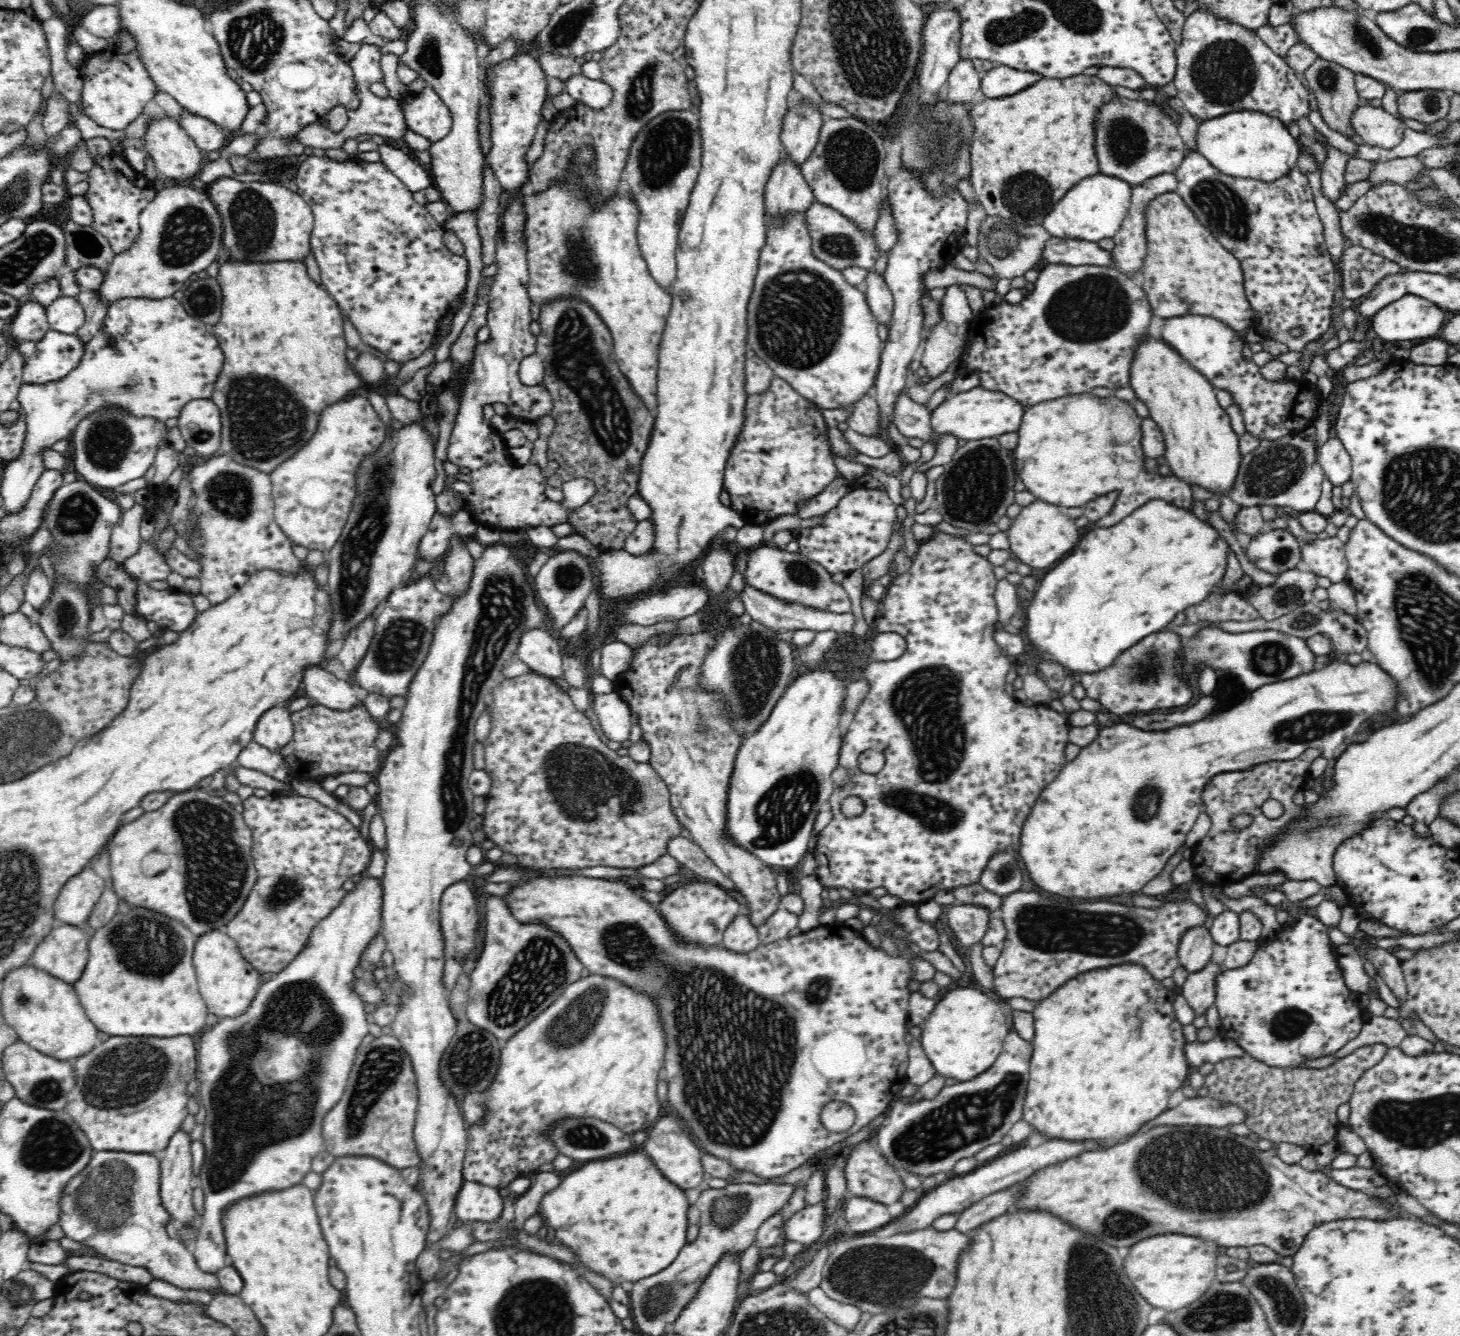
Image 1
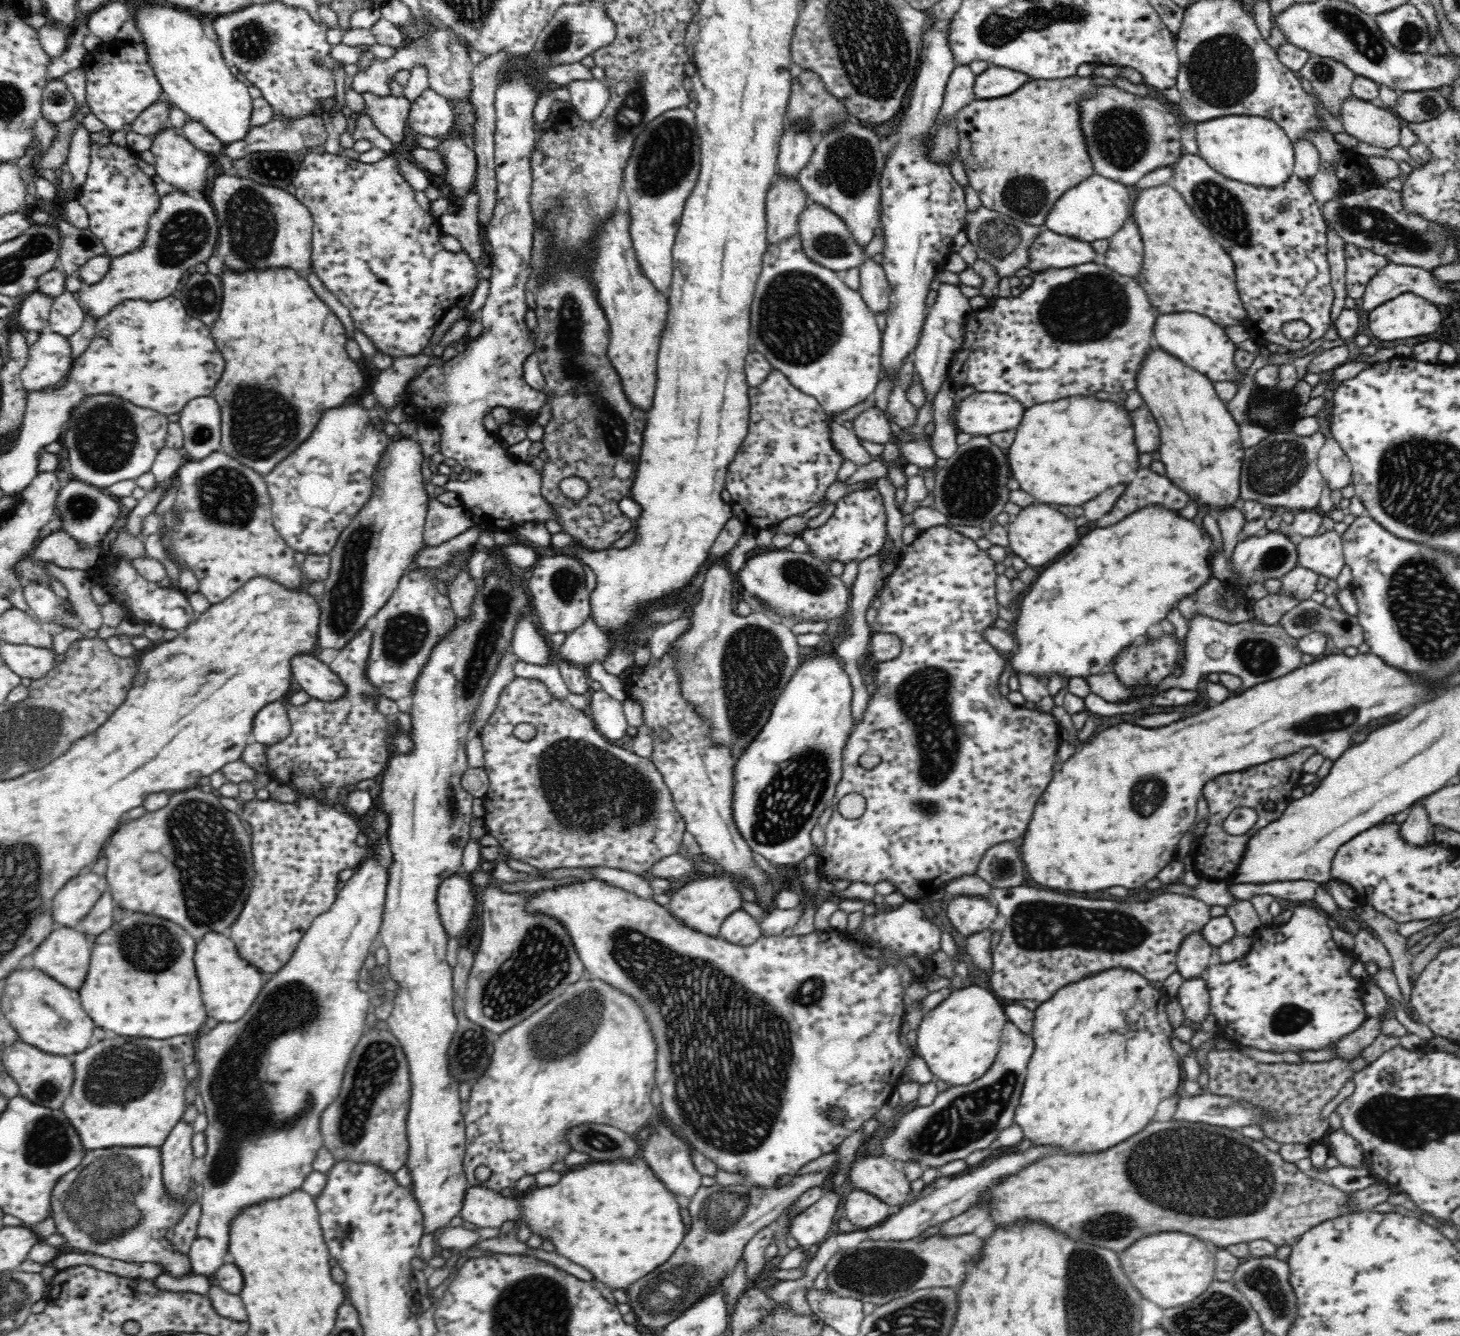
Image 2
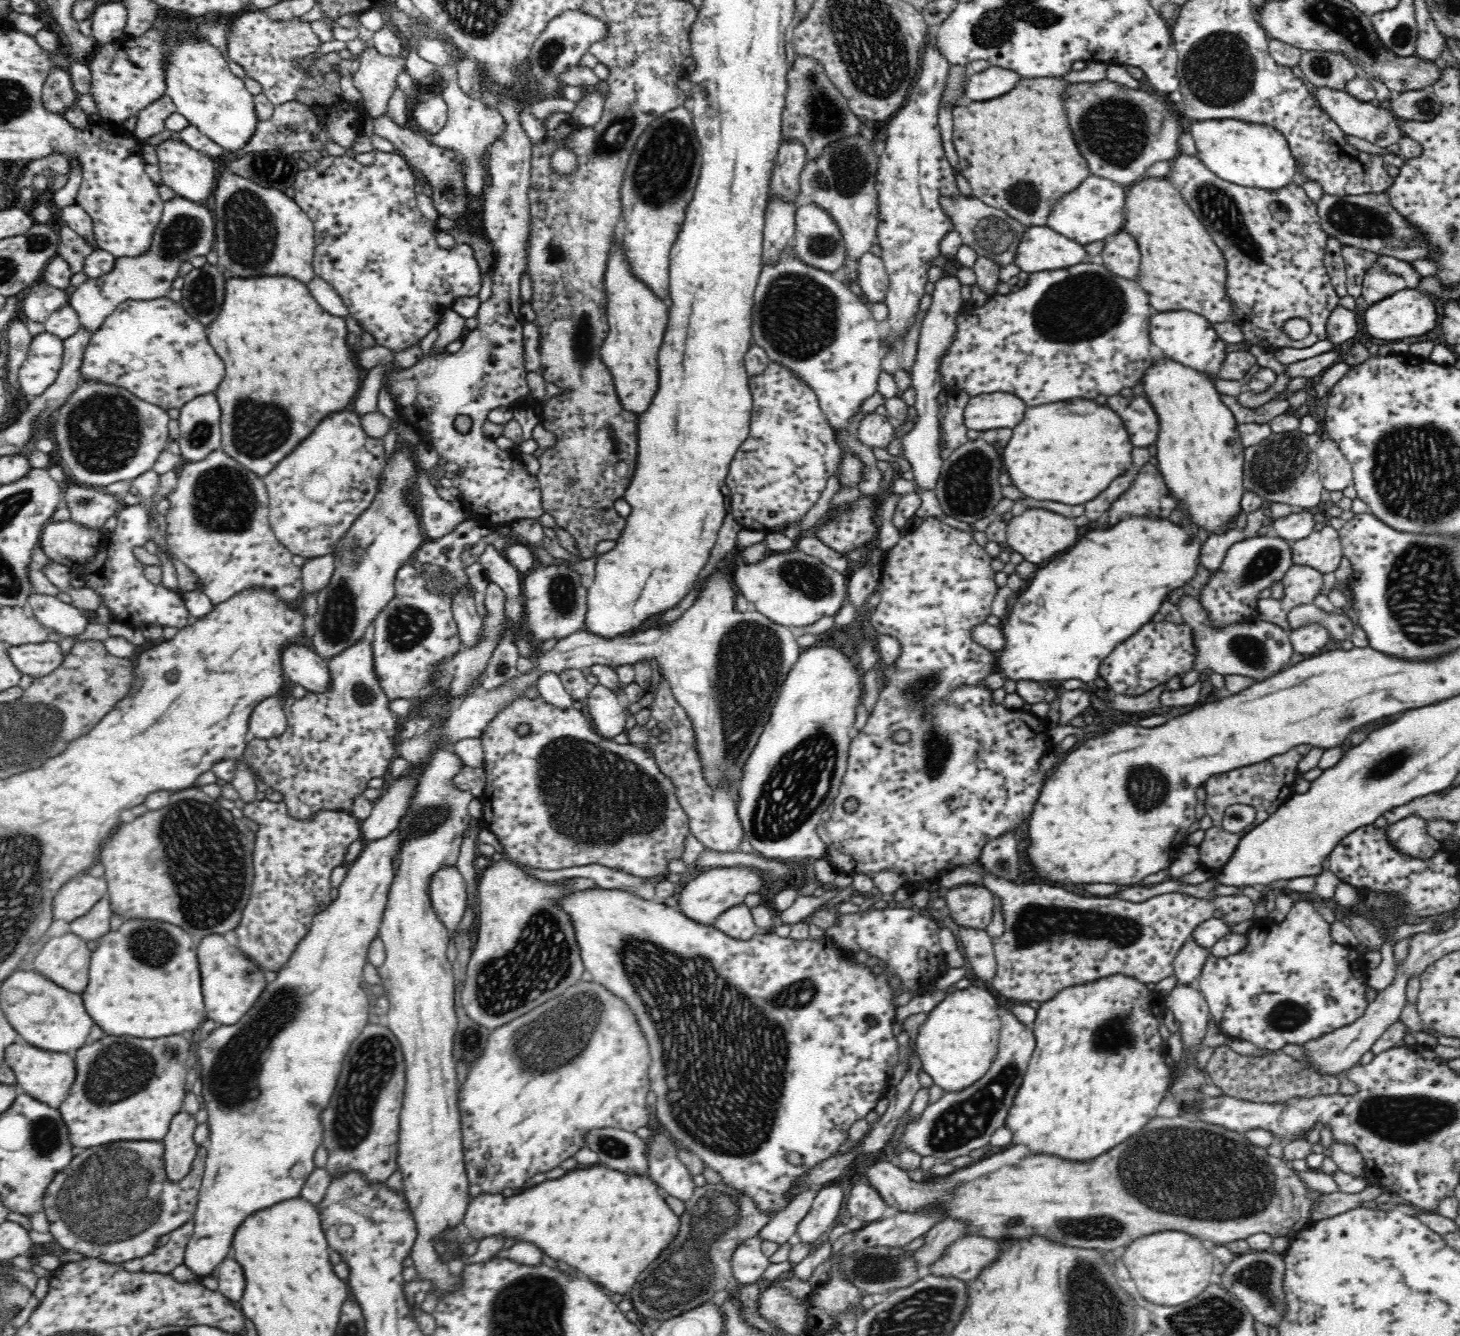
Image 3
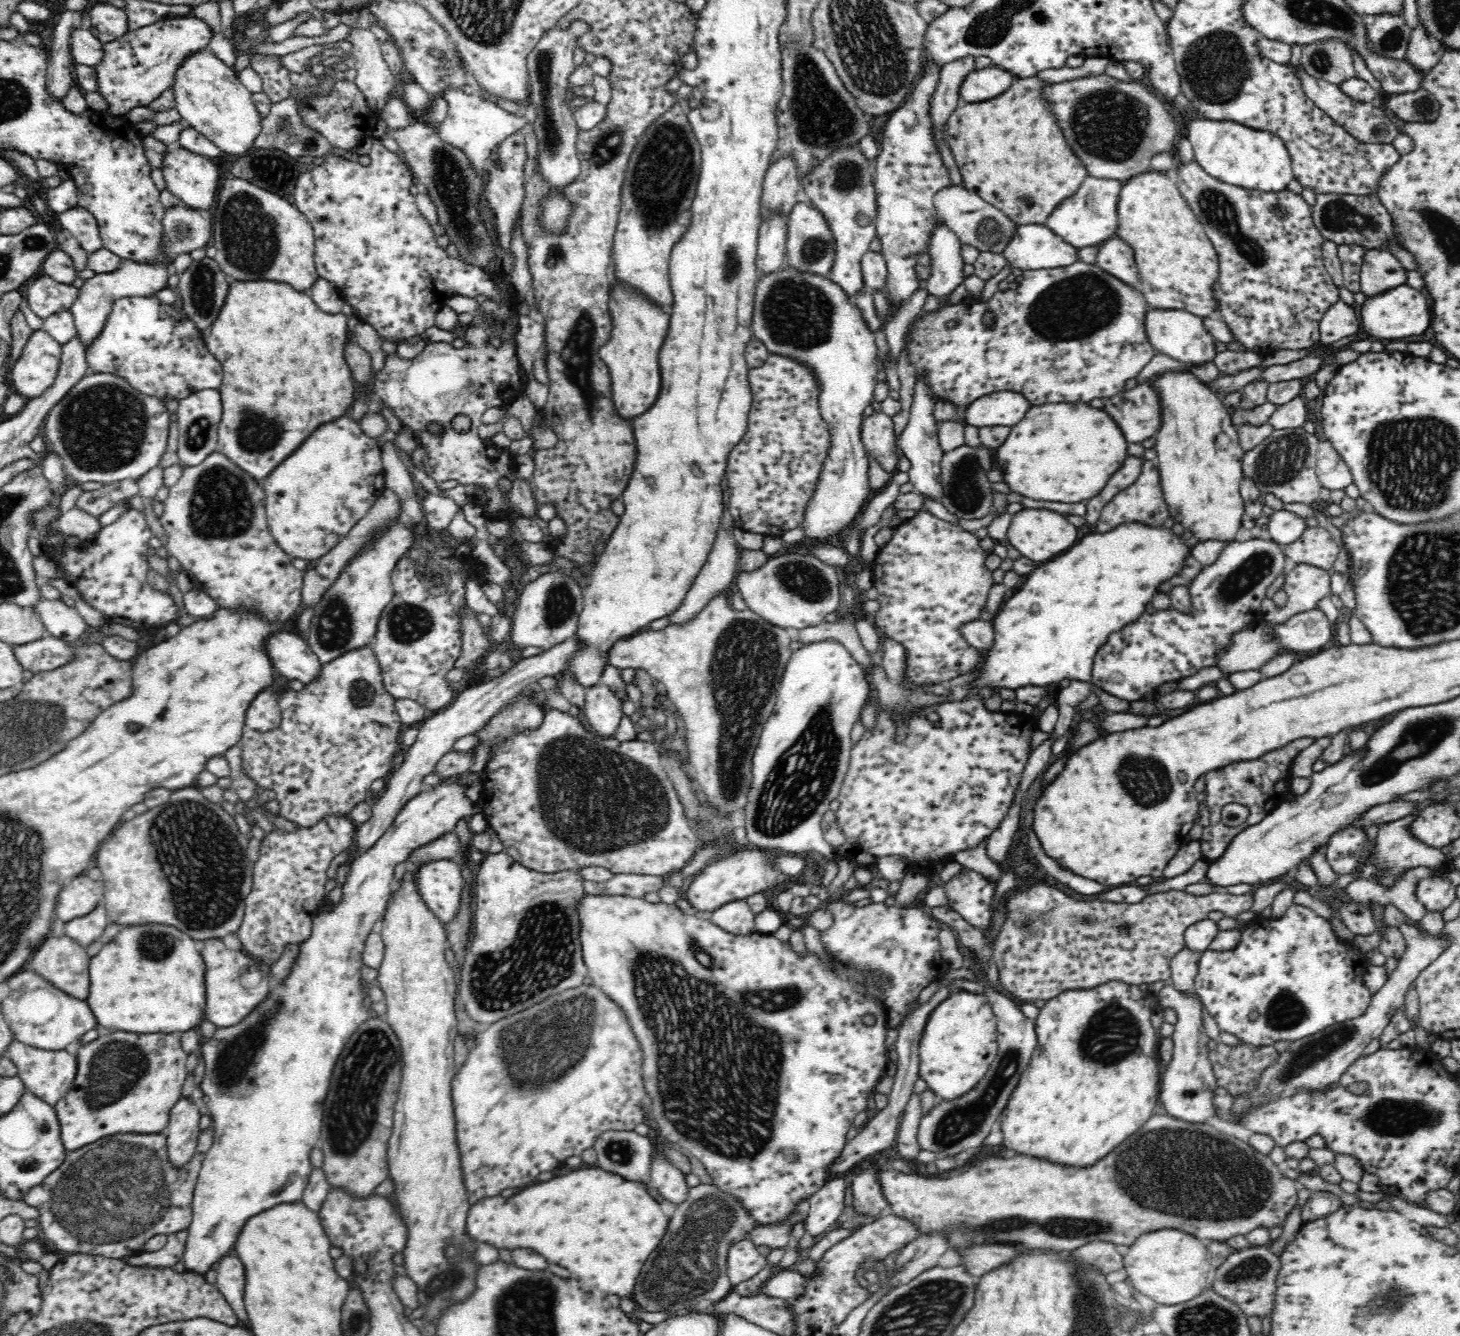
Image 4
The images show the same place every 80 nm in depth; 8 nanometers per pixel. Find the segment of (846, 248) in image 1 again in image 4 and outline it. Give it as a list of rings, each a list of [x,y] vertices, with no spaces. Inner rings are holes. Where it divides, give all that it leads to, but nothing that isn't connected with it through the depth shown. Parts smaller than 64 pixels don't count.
[[[807,202],[798,203],[788,215],[785,264],[793,266],[796,270],[826,276],[831,271],[836,258],[836,239],[826,217]]]

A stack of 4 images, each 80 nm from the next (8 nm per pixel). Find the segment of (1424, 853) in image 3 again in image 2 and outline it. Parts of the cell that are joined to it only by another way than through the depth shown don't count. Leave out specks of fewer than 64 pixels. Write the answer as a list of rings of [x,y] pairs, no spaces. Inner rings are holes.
[[[1424,798],[1412,805],[1412,810],[1405,822],[1401,824],[1401,835],[1410,844],[1434,843],[1434,827],[1425,809]]]

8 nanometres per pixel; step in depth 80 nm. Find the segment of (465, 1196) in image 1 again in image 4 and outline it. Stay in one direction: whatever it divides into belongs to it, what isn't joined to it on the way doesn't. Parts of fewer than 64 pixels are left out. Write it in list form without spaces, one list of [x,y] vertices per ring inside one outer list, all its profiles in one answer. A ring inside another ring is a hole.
[[[584,1168],[530,1186],[512,1198],[504,1195],[481,1198],[468,1210],[465,1234],[477,1243],[488,1242],[498,1249],[532,1248],[548,1262],[568,1268],[590,1286],[598,1286],[606,1294],[630,1297],[628,1294],[634,1290],[640,1268],[662,1242],[668,1224],[670,1218],[662,1212],[644,1184],[624,1180],[602,1168]]]

